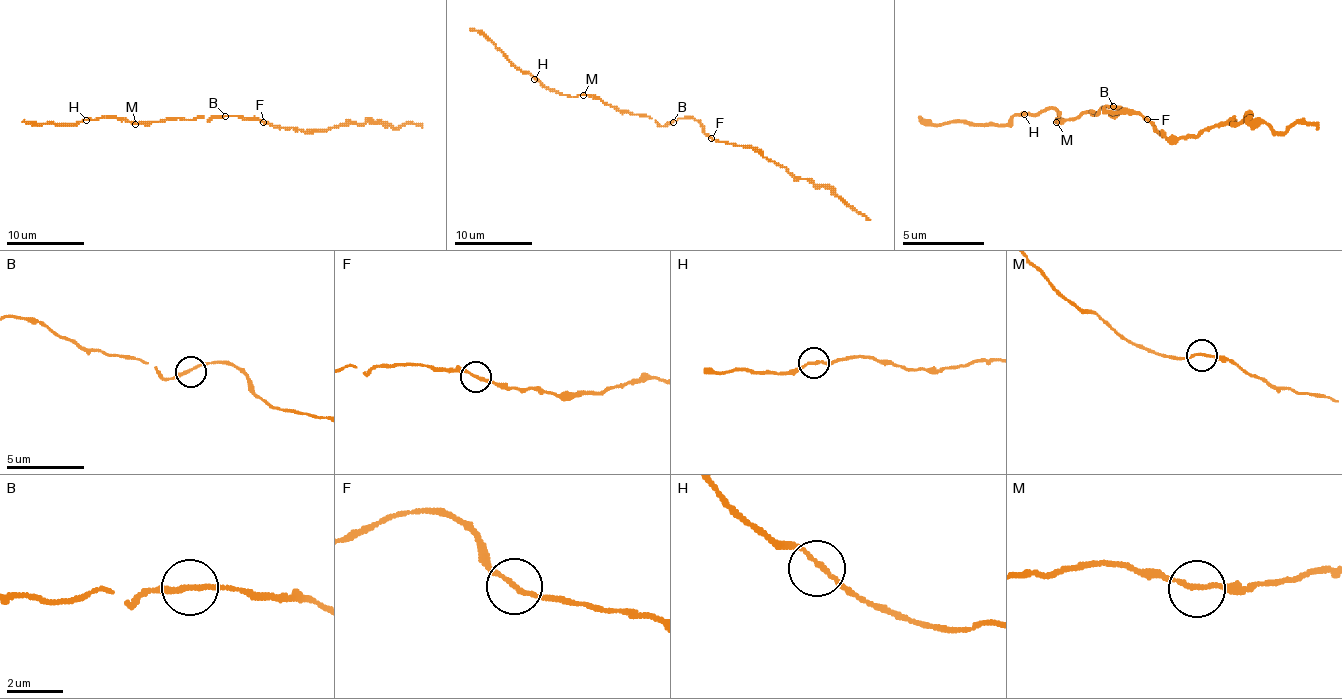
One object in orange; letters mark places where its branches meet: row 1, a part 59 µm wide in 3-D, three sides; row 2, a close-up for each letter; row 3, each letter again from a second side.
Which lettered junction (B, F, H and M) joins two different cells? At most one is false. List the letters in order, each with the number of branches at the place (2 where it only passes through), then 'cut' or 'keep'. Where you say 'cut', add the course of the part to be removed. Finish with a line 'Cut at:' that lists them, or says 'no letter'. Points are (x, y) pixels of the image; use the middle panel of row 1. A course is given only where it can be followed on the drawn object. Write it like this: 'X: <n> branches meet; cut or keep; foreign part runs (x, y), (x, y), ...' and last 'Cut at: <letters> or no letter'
B: 2 branches meet; keep
F: 2 branches meet; cut; foreign part runs (712, 138), (757, 149), (796, 177), (827, 185), (870, 220)
H: 2 branches meet; keep
M: 2 branches meet; keep
Cut at: F

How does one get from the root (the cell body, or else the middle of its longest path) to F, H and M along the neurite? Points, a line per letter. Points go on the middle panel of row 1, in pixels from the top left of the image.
F: (673, 120), (694, 118), (712, 138)
H: (673, 120), (661, 126), (648, 116), (620, 112), (587, 95), (560, 95), (534, 79)
M: (673, 120), (661, 126), (648, 116), (620, 112), (599, 99), (583, 95)

